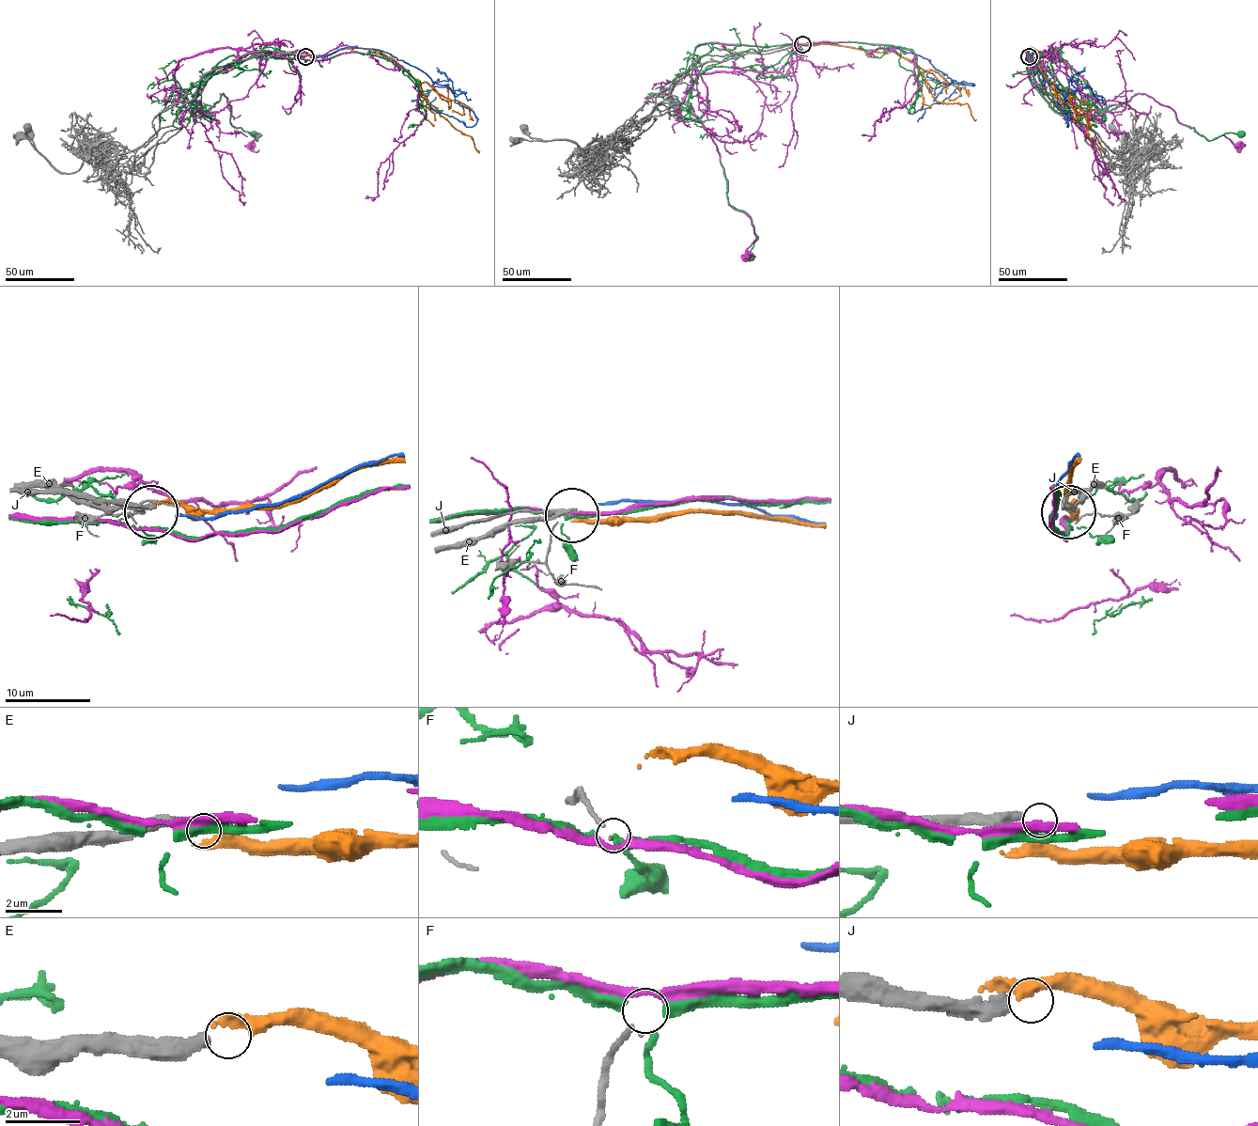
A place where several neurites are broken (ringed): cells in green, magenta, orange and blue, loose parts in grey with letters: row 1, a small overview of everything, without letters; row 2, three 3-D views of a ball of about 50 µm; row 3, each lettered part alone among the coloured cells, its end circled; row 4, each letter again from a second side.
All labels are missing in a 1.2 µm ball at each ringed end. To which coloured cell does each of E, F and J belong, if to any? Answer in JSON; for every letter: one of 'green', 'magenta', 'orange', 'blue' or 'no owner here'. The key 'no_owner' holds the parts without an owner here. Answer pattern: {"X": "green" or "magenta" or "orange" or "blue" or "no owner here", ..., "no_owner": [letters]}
{"E": "orange", "F": "magenta", "J": "no owner here", "no_owner": ["J"]}

